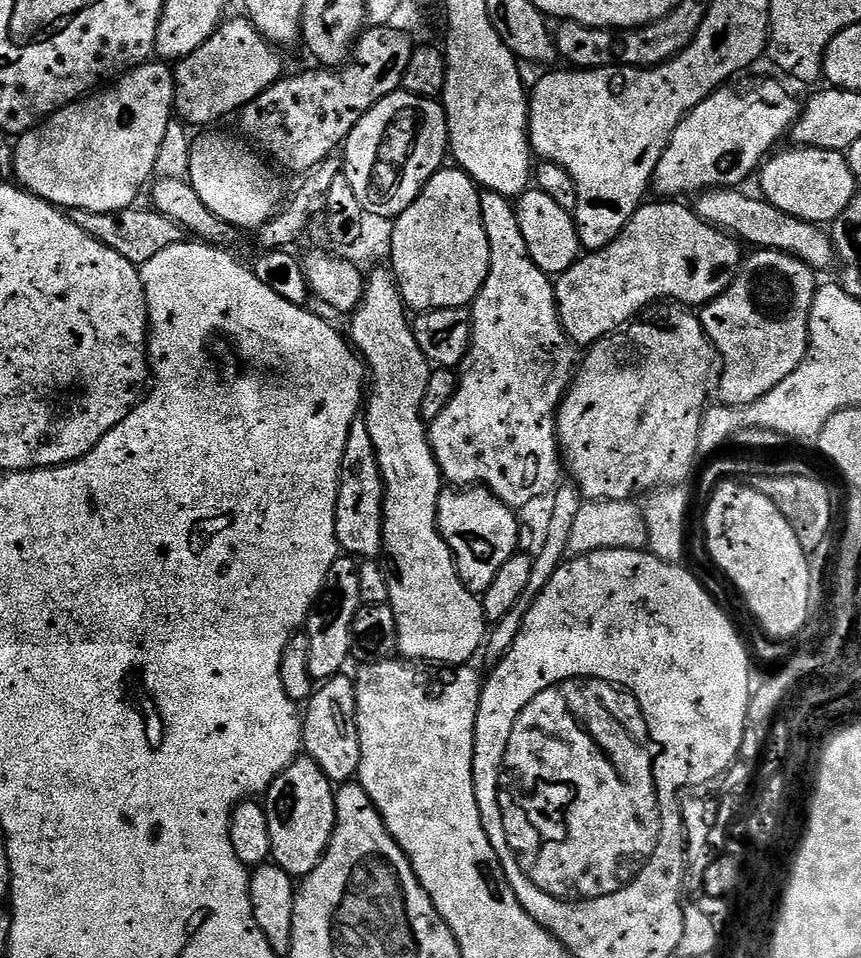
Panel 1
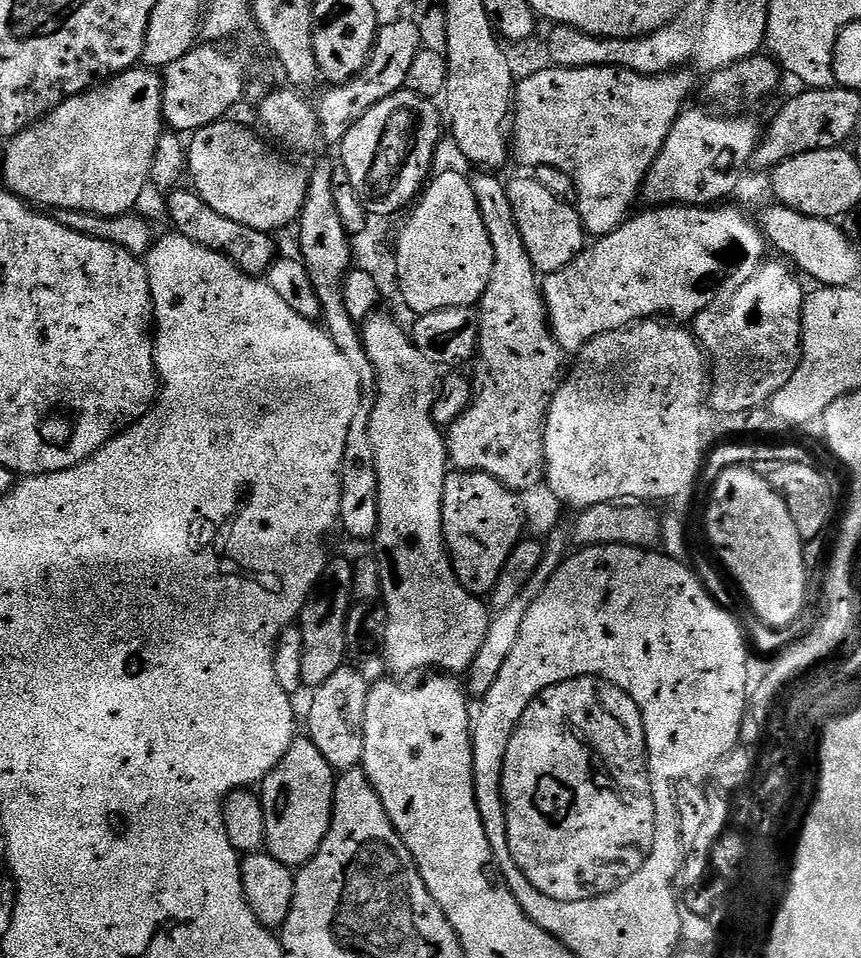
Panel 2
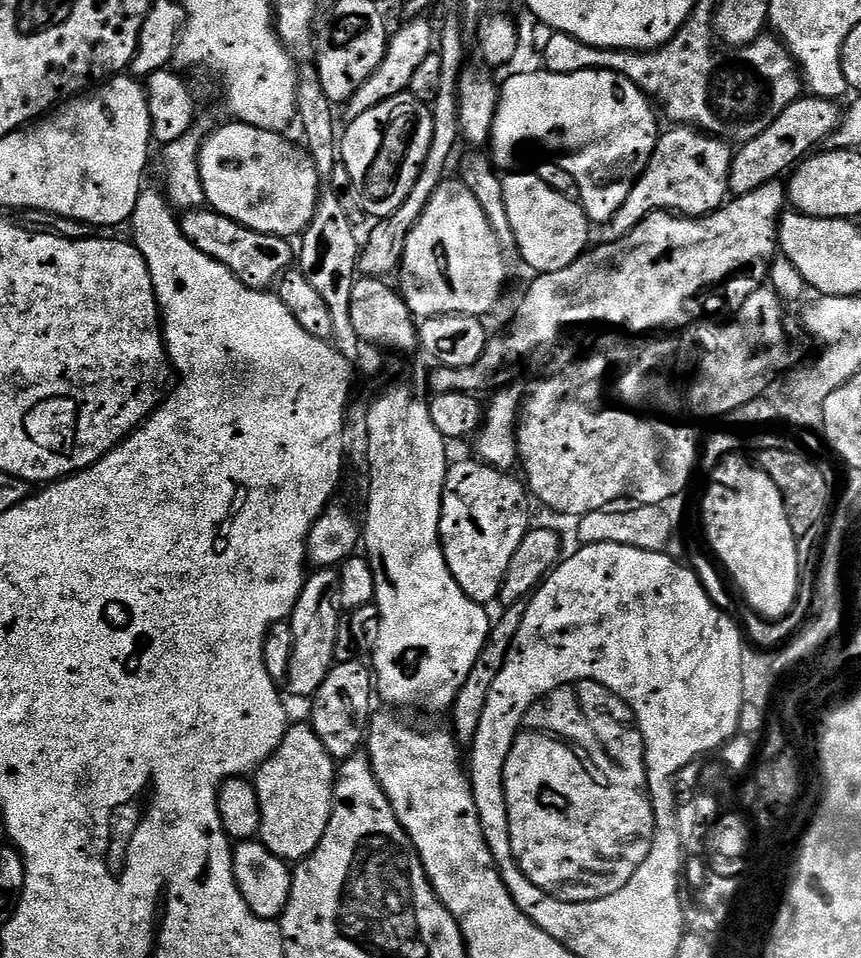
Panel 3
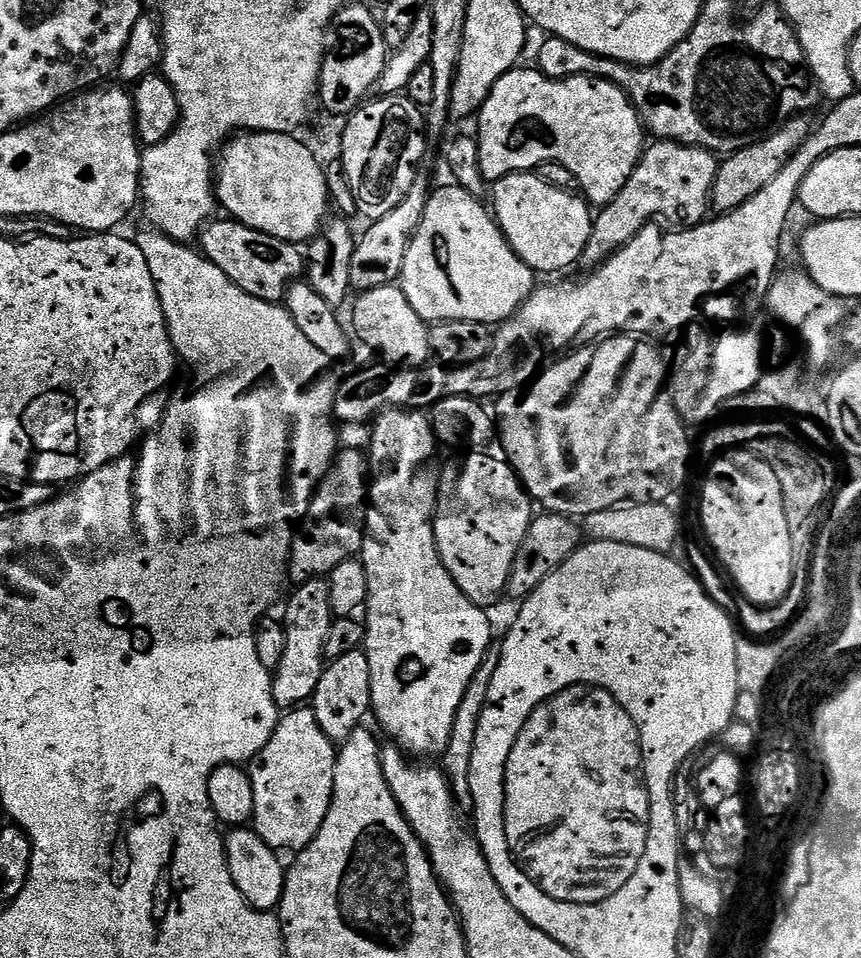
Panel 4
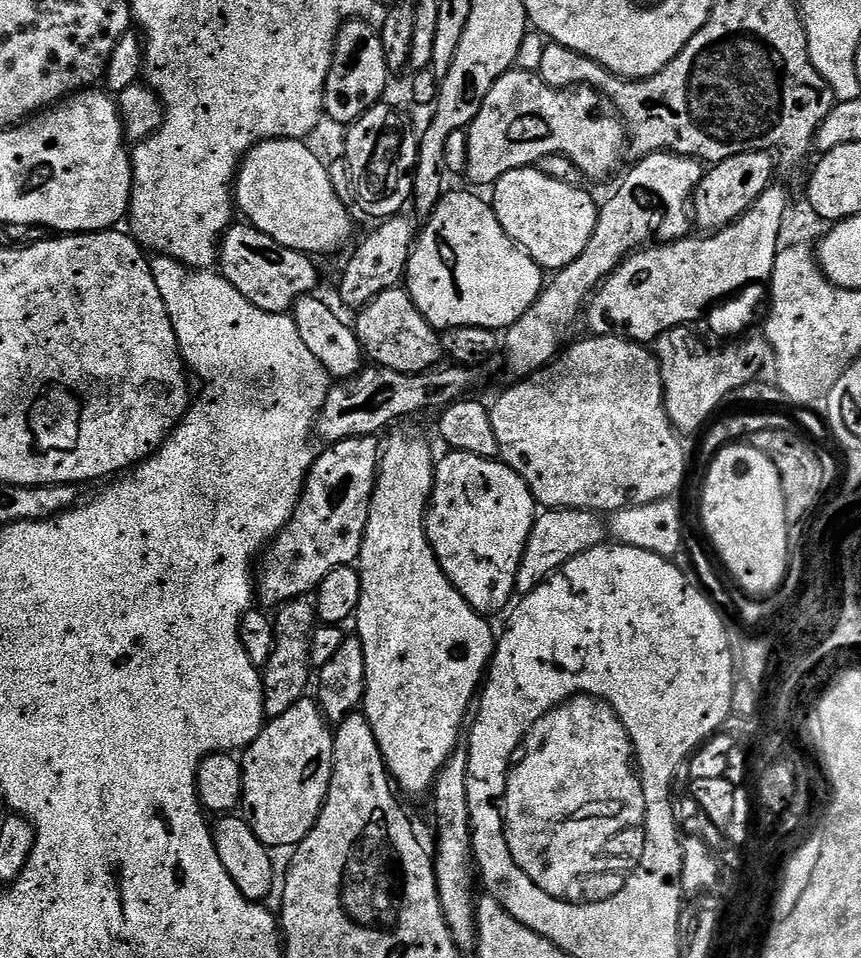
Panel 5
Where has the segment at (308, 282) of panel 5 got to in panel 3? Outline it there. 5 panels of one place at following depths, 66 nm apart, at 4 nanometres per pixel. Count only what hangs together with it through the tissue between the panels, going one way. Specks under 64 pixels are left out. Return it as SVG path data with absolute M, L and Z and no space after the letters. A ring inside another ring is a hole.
M204 206L185 211L179 222L190 243L198 246L202 254L222 262L247 288L271 289L293 267L294 248L285 237L255 232Z

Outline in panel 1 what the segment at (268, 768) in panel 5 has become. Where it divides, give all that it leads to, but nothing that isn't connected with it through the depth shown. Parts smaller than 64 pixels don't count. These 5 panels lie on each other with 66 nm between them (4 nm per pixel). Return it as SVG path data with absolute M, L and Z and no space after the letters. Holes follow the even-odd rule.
M307 754L301 755L293 764L286 766L284 773L268 787L266 807L272 839L271 859L294 878L309 876L314 866L322 862L324 851L327 850L332 832L336 828L336 793L332 781L326 778L318 762L311 760Z

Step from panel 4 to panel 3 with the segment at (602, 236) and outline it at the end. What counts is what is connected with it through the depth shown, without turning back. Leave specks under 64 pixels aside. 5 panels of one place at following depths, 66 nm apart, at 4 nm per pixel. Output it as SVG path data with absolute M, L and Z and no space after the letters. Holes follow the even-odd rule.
M672 126L661 135L646 170L637 176L630 198L614 214L610 225L613 237L625 236L634 226L655 212L670 212L695 218L719 212L729 199L728 179L733 149L725 141L691 126Z

